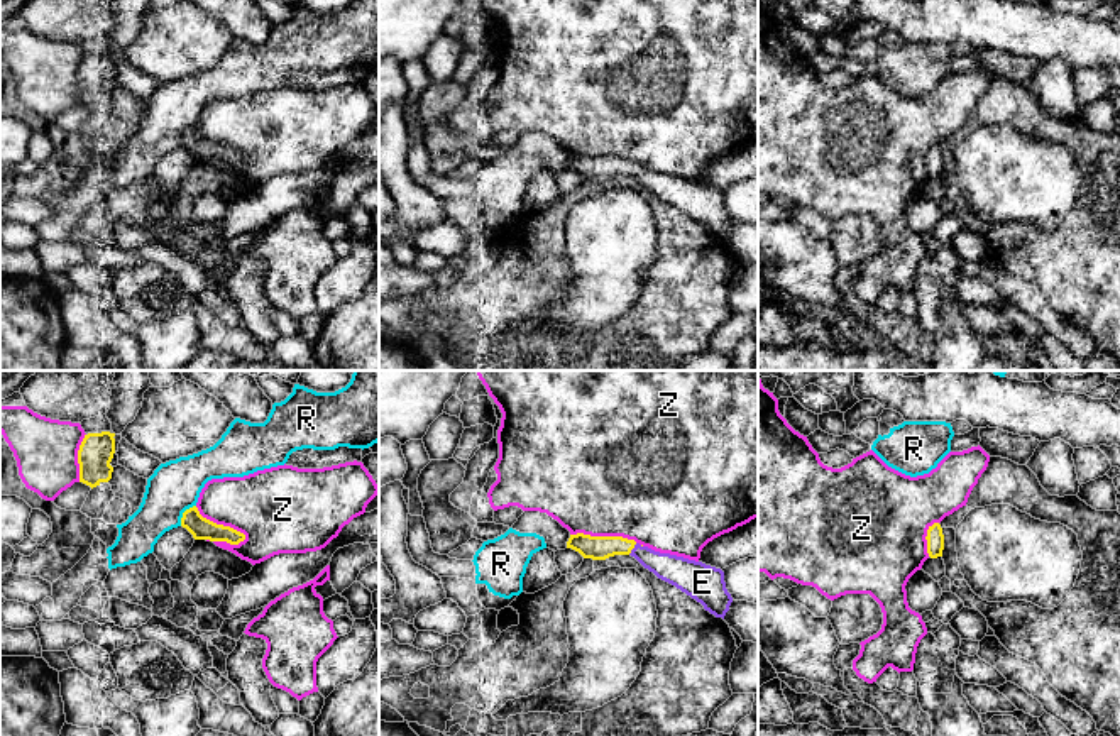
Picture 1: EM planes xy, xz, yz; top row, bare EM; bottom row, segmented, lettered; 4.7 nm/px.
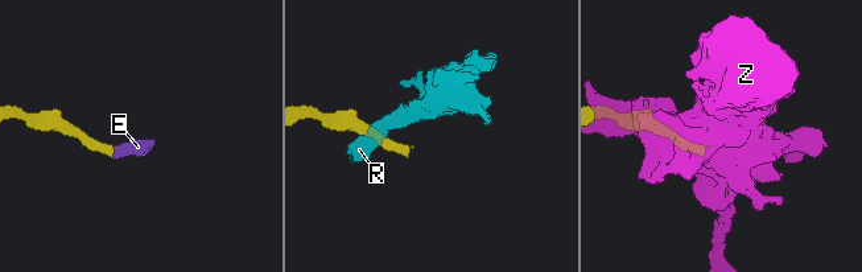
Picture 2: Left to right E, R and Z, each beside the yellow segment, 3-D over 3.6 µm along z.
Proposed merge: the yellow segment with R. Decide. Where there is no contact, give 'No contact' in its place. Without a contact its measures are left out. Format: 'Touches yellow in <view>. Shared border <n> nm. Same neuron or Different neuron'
Touches yellow in xy. Shared border 130 nm. Different neuron

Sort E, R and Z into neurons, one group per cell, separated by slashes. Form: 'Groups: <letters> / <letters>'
Groups: E / R / Z

